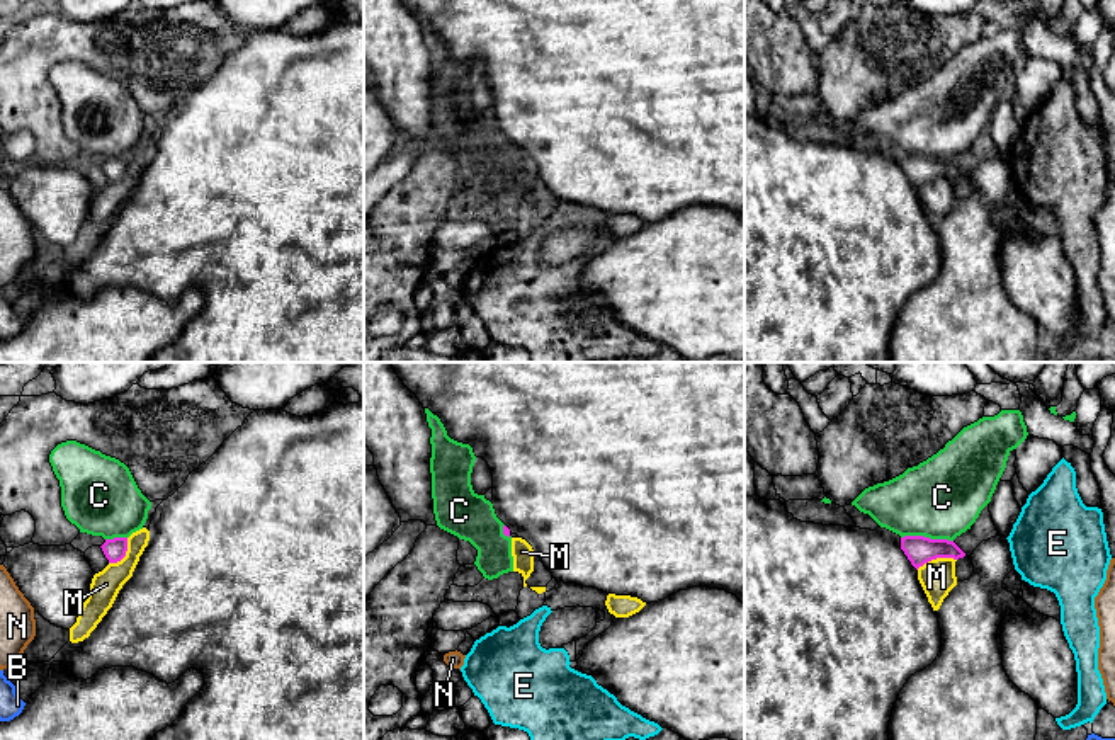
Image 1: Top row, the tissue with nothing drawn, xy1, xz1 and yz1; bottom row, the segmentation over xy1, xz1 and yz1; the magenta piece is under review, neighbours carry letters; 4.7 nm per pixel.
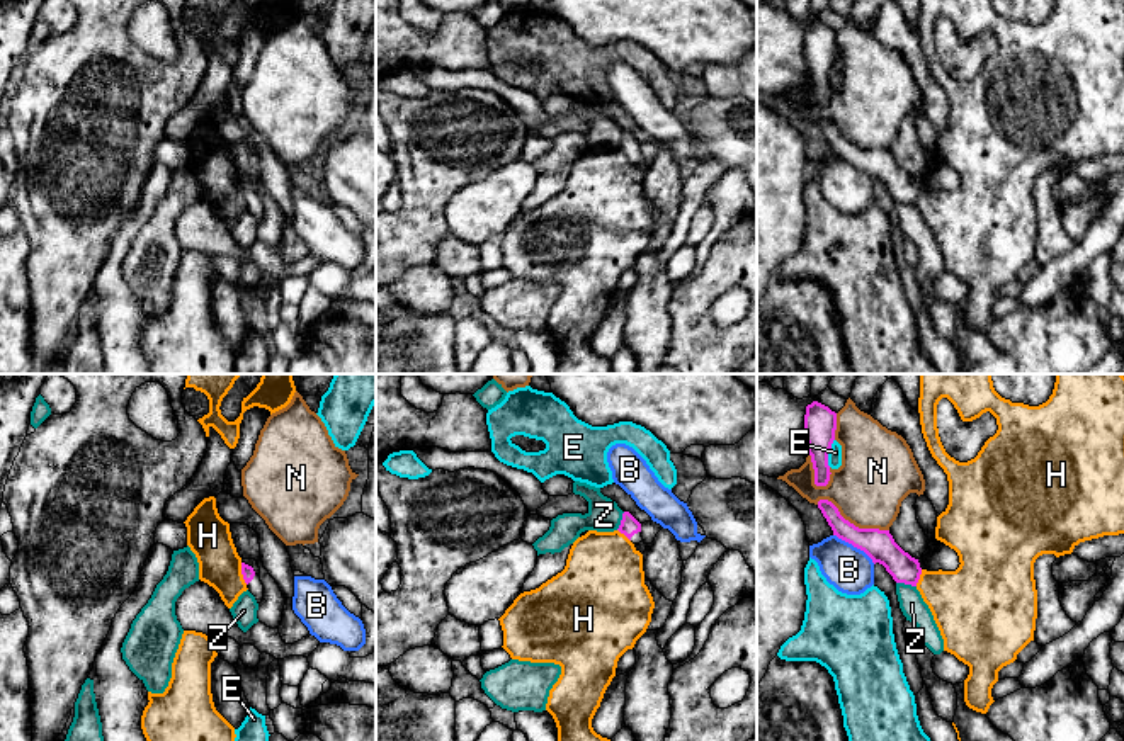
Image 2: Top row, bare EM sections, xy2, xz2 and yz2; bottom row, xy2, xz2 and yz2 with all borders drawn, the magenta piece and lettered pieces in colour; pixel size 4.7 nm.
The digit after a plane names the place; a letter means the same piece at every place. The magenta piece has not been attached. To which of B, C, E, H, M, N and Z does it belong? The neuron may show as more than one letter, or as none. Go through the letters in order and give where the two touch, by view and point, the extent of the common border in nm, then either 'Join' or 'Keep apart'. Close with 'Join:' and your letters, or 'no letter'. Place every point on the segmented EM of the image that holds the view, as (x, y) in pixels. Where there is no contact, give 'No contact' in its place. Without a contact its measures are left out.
B: Touches magenta at yz2 (854, 546). Shared border 240 nm. Keep apart
C: Touches magenta at yz1 (927, 538). Shared border 240 nm. Keep apart
E: Touches magenta at yz2 (828, 451). Shared border 140 nm. Keep apart
H: Touches magenta at xy2 (242, 573). Shared border 110 nm. Keep apart
M: Touches magenta at yz1 (935, 558). Shared border 200 nm. Keep apart
N: Touches magenta at yz2 (852, 524). Shared border 380 nm. Keep apart
Z: Touches magenta at yz2 (907, 583). Shared border 100 nm. Keep apart
Join: no letter

